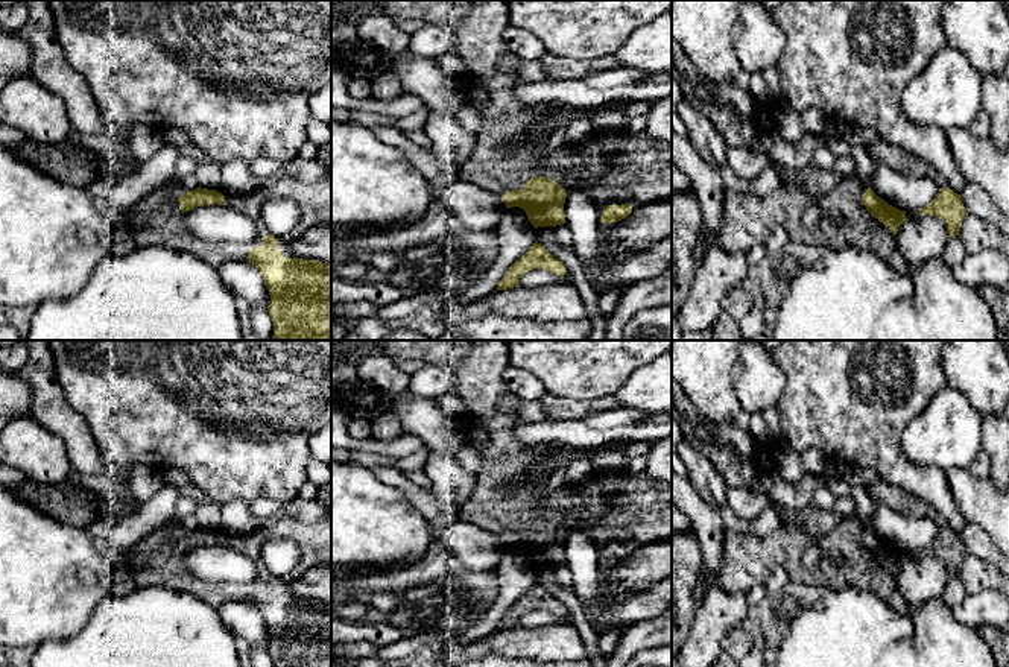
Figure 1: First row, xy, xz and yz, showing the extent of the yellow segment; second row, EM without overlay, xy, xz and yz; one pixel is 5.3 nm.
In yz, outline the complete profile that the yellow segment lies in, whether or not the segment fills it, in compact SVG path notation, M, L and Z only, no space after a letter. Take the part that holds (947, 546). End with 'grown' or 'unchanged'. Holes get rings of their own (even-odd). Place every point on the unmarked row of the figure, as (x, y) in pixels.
M939 529L936 538L924 548L919 548L921 556L936 556L947 564L950 577L959 576L959 568L966 550L960 541L960 535L951 529Z; unchanged

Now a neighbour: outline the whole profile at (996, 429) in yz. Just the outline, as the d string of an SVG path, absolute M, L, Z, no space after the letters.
M1003 416L983 419L982 447L991 460L989 477L1000 489L1009 488L1009 422Z

